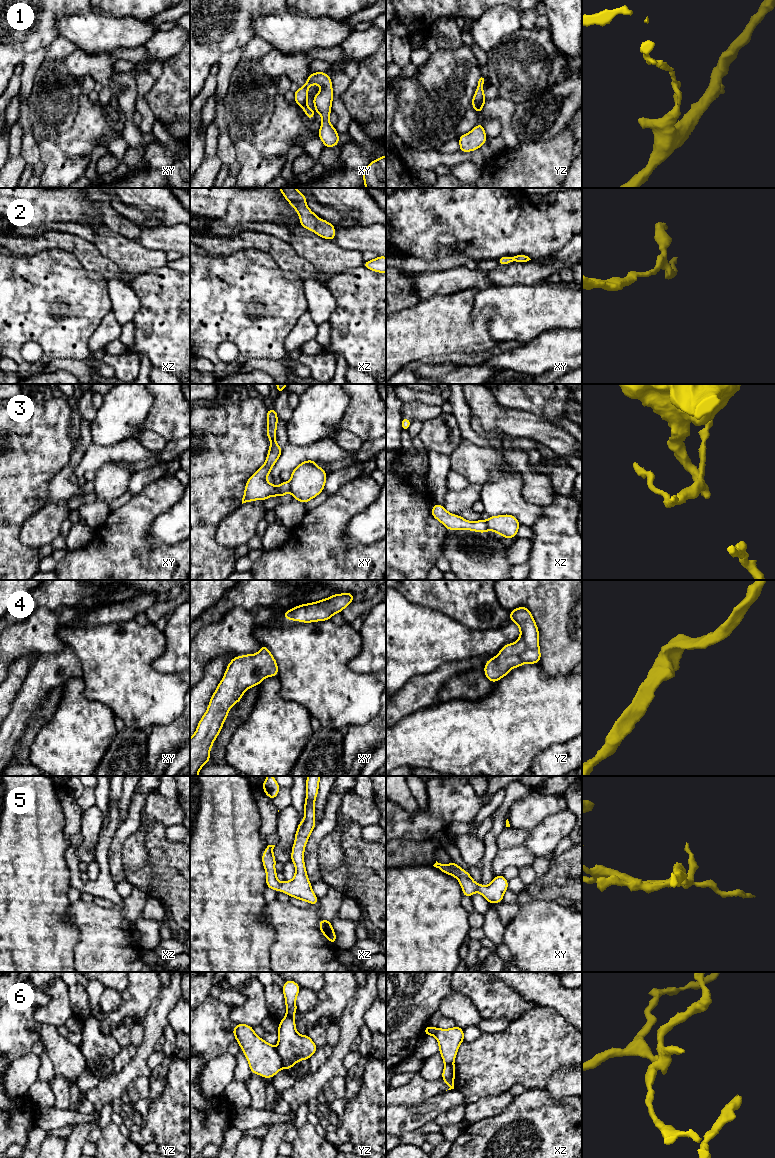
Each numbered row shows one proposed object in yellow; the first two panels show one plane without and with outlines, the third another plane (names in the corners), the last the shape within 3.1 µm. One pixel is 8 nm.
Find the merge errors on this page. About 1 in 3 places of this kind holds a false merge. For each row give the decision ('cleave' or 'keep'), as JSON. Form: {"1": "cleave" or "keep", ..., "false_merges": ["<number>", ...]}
{"1": "keep", "2": "keep", "3": "cleave", "4": "keep", "5": "keep", "6": "cleave", "false_merges": ["3", "6"]}

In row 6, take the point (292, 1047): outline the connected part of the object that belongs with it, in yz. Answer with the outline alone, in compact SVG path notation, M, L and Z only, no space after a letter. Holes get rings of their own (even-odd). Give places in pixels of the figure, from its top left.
M287 980L282 987L282 991L285 996L286 1016L279 1022L277 1052L283 1063L282 1068L291 1069L298 1061L308 1060L317 1051L318 1046L308 1035L299 1035L296 1031L294 1014L297 1012L296 998L300 986L293 980Z

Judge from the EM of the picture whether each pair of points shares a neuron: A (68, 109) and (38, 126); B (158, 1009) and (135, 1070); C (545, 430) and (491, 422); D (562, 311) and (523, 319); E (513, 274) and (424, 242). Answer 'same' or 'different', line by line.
A: same
B: same
C: same
D: same
E: different

